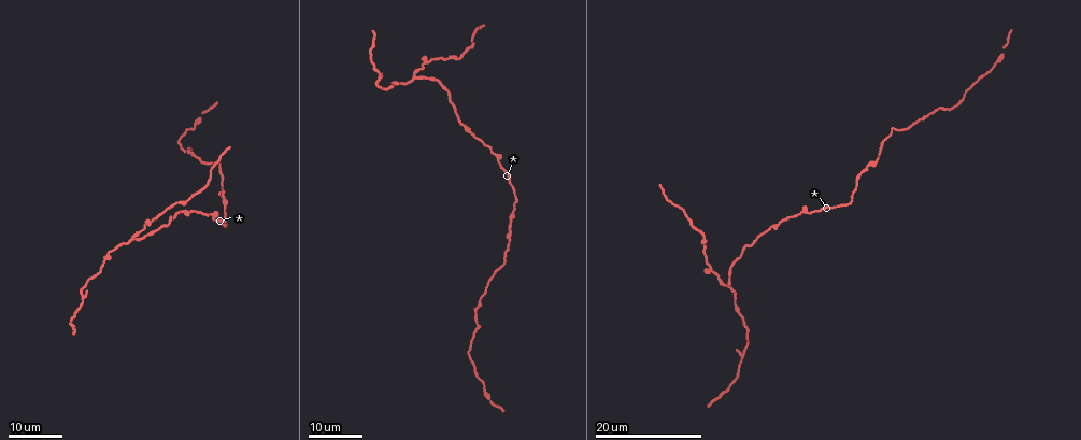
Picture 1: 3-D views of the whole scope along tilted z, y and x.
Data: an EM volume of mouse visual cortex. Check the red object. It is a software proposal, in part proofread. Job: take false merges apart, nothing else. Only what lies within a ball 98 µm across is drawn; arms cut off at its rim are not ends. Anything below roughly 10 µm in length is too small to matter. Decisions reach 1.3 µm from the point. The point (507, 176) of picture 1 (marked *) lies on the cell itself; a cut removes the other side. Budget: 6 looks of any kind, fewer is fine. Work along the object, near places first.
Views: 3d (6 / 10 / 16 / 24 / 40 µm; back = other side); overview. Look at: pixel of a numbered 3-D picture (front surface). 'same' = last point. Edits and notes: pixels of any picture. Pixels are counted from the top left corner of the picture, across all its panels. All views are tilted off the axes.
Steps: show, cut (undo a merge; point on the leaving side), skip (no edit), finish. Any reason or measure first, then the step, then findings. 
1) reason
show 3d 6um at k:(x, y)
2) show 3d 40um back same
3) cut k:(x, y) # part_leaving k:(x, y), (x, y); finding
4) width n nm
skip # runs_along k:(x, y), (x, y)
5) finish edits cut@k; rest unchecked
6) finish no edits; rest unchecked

small branch off a trunk
show 3d 16um at 1:(743, 353)

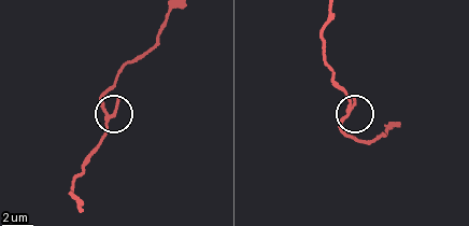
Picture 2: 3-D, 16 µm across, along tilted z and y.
show 3d 10um at 2:(349, 110)

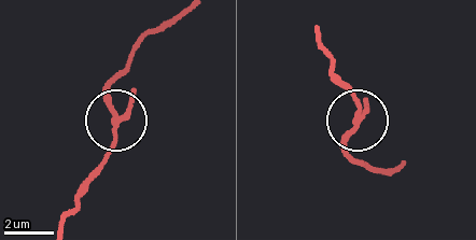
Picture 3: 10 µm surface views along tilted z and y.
show 3d 10um back at 3:(358, 119)

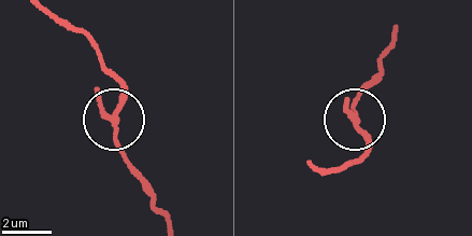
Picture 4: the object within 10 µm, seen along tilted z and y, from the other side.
arms 3
skip # runs_along 4:(55, 16), (80, 28), (120, 85), (114, 138), (130, 174); one cell here

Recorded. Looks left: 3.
three-way junction
show 3d 24um at 1:(726, 284)

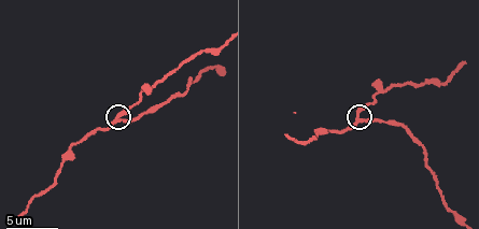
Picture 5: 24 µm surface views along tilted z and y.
show 3d 10um at 5:(357, 116)

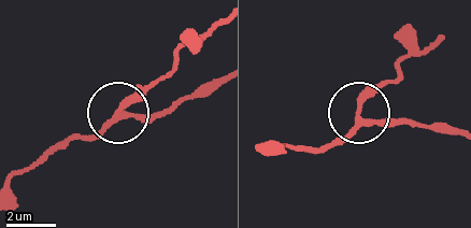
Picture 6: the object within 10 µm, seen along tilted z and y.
arms 3
skip # runs_along 6:(215, 79), (166, 109), (141, 115), (120, 112), (160, 80); all the same cell

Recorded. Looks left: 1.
three arms meet
show 3d 16um at 5:(377, 95)

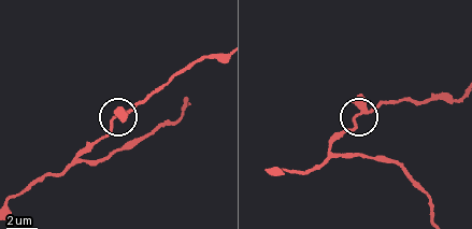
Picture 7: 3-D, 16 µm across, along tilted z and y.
width 260 nm
skip # runs_along 7:(432, 217), (427, 198), (396, 163), (331, 148), (381, 102); one cell here

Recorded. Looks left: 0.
finish no edits; rest unchecked

